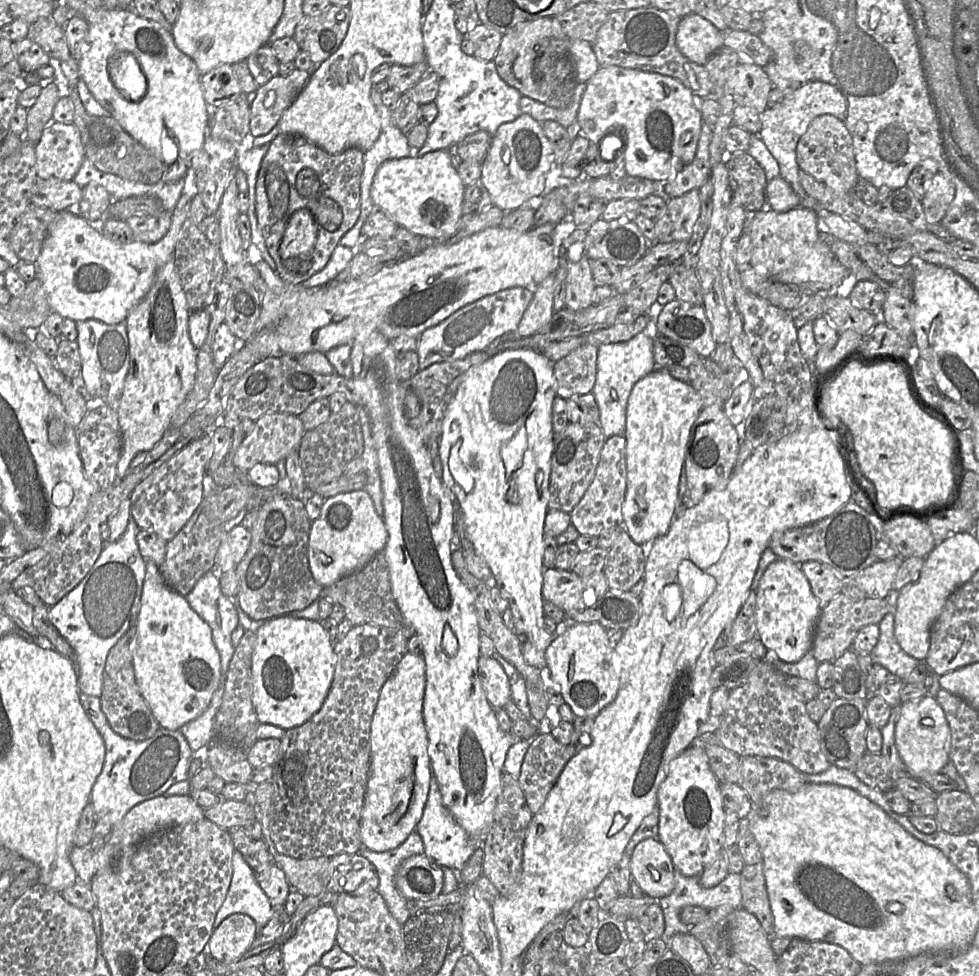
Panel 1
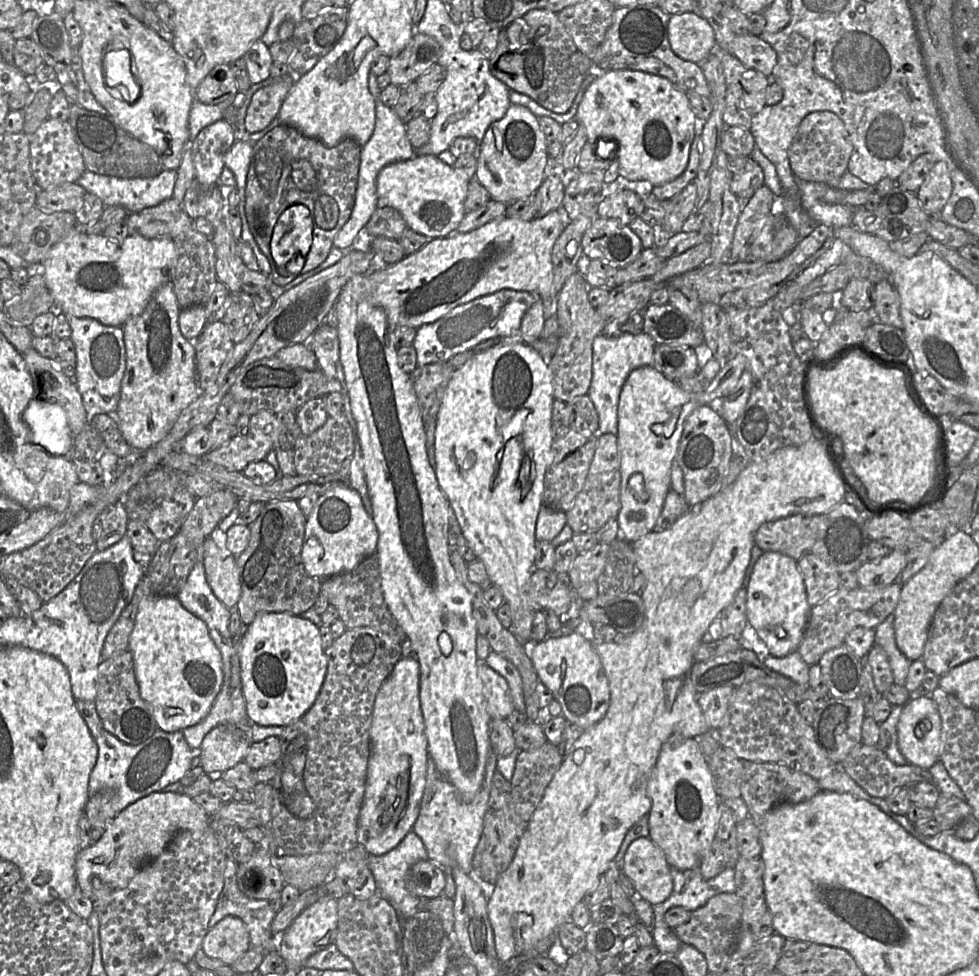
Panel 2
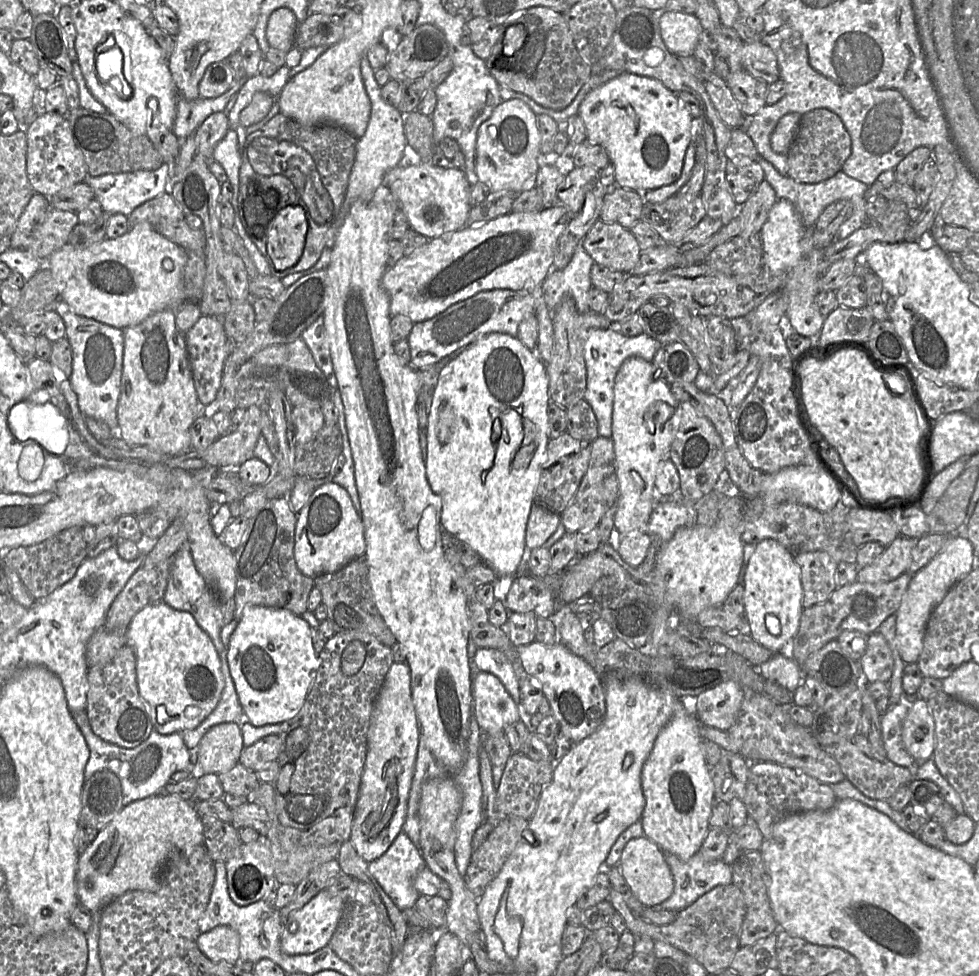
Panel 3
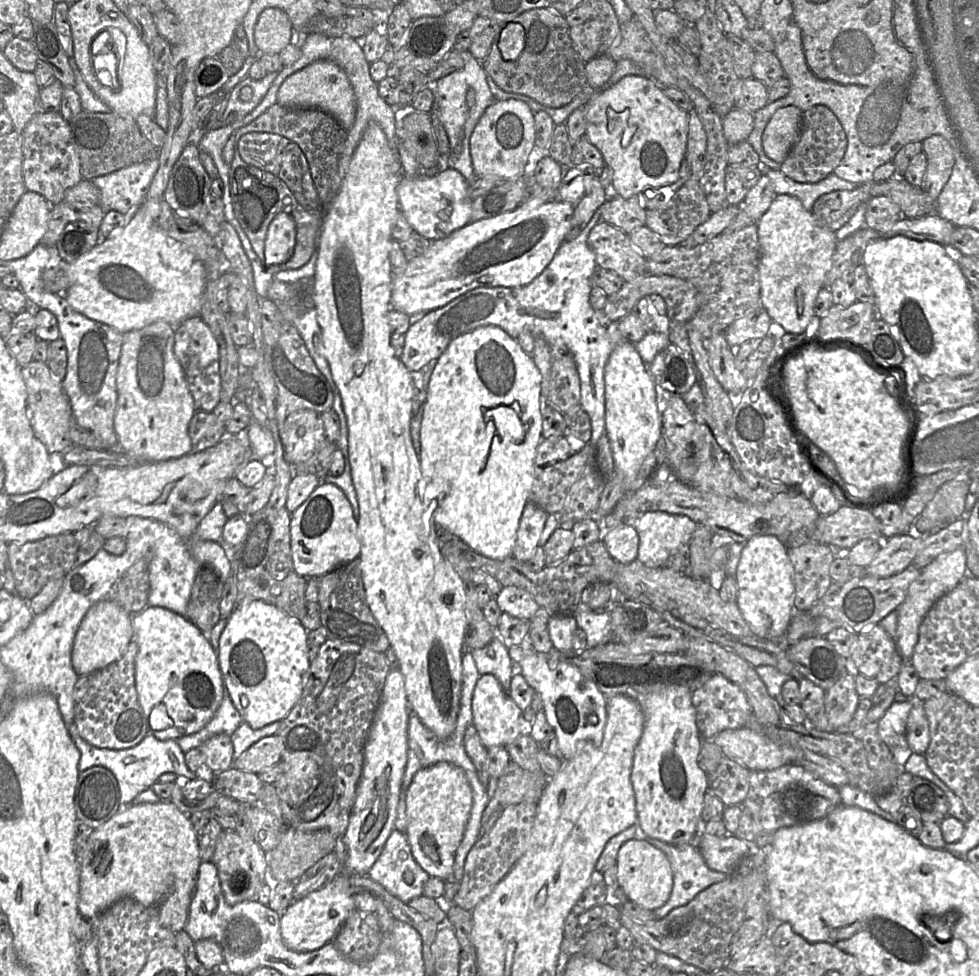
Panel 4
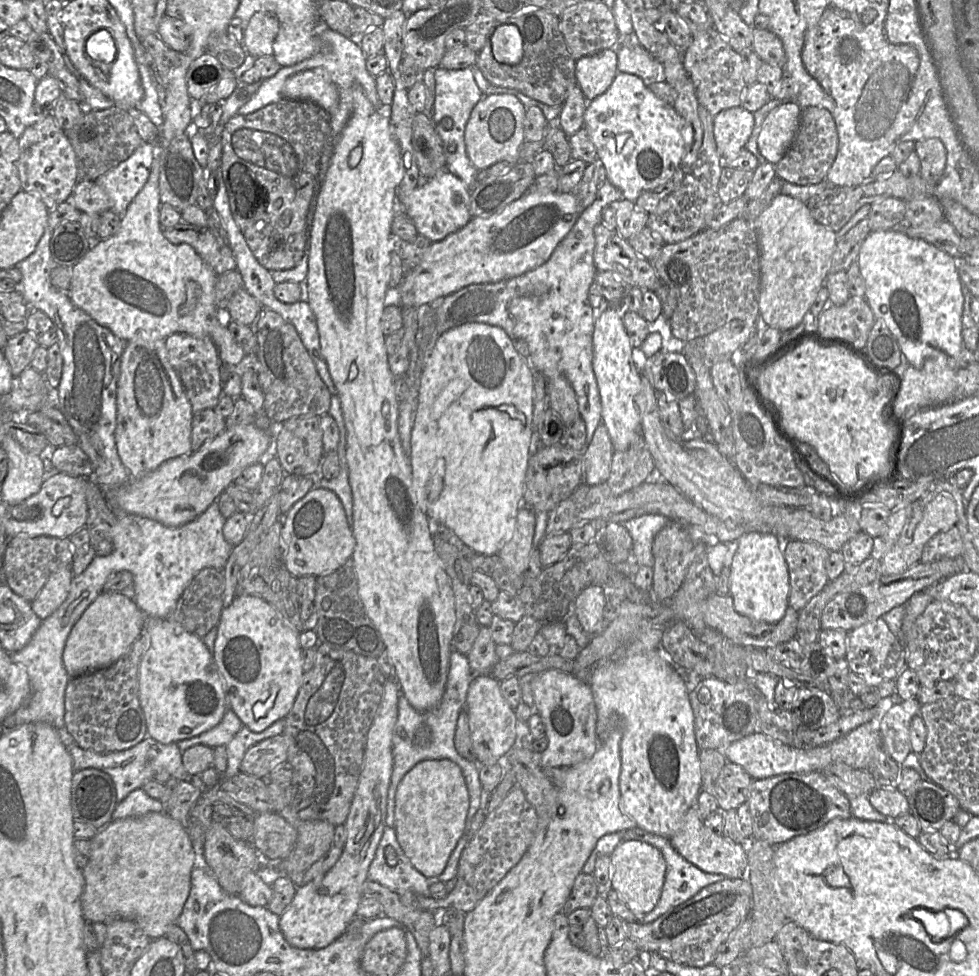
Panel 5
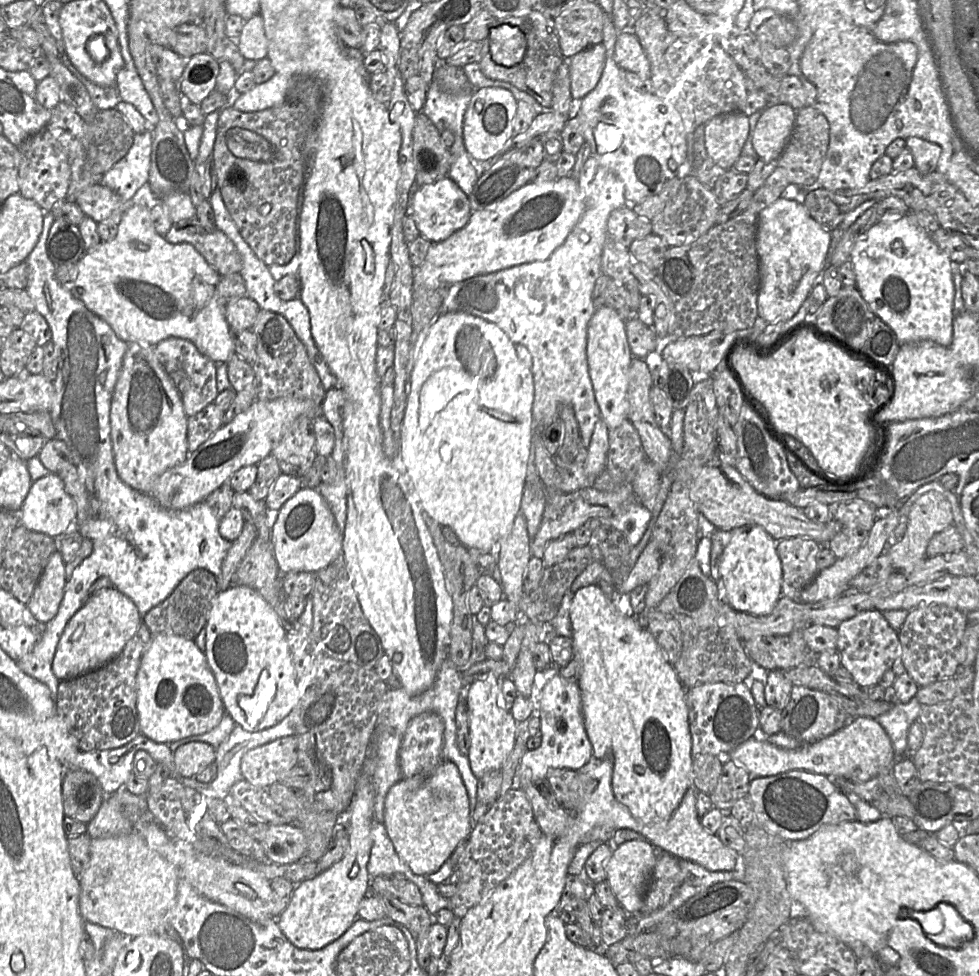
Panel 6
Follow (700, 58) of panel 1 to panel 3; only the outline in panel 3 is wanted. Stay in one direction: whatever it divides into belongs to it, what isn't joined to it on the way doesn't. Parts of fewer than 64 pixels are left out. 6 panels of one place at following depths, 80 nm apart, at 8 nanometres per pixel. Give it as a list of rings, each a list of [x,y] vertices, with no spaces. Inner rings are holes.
[[[663,10],[660,12],[661,36],[667,49],[677,57],[693,56],[703,33],[695,14]]]

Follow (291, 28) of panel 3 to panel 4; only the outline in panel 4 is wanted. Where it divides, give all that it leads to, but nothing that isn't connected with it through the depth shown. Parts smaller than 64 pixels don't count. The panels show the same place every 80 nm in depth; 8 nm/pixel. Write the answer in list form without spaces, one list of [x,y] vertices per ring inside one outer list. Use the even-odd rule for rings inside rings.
[[[267,8],[261,12],[254,28],[254,41],[263,54],[279,54],[293,43],[293,28],[286,12]]]

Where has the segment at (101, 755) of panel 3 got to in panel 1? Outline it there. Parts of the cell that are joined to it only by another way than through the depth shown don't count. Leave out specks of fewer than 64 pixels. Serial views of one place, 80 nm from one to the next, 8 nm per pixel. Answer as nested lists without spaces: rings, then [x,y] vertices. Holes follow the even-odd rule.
[[[80,693],[80,702],[105,743],[105,760],[90,797],[97,817],[107,817],[112,826],[118,824],[135,805],[163,795],[173,784],[187,780],[189,762],[194,755],[180,730],[161,727],[144,741],[126,739],[113,731],[101,709],[100,697]]]

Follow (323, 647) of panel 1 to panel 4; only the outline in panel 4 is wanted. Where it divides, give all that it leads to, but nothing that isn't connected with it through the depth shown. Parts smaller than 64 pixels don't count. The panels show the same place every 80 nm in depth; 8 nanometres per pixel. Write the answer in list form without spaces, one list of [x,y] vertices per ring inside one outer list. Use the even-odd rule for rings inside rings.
[[[244,600],[236,605],[227,618],[220,636],[217,657],[224,679],[225,693],[231,698],[243,721],[260,729],[283,720],[300,699],[311,661],[307,655],[308,630],[298,618],[261,600]]]

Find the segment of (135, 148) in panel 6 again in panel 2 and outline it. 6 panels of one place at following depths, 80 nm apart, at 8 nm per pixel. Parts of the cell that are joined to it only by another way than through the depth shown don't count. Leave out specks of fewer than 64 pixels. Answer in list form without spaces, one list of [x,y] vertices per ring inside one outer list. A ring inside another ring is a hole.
[[[85,170],[76,183],[82,186],[87,193],[92,193],[99,197],[105,207],[120,206],[129,213],[136,213],[145,208],[157,206],[161,202],[173,198],[176,178],[177,172],[175,170],[163,170],[154,178],[131,179],[104,176]]]

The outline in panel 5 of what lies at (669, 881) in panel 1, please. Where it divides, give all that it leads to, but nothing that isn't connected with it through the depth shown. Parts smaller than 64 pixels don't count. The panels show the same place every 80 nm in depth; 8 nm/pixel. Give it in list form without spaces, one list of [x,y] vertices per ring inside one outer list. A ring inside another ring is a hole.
[[[637,840],[622,841],[610,856],[611,883],[629,909],[641,920],[658,903],[663,888],[666,862],[654,846]]]

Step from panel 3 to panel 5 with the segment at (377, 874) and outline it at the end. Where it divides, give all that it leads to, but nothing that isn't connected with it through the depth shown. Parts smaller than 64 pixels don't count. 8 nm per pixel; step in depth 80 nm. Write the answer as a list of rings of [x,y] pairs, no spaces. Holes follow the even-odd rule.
[[[385,826],[382,838],[371,862],[367,878],[398,895],[412,891],[430,896],[432,880],[417,871],[398,843],[394,828]]]

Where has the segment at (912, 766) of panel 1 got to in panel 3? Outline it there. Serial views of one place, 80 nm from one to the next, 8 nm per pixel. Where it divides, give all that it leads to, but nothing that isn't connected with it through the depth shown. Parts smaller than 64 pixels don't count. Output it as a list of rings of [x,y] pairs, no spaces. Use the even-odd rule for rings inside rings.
[[[918,697],[908,710],[902,725],[902,741],[915,763],[932,758],[935,724],[926,700]]]

